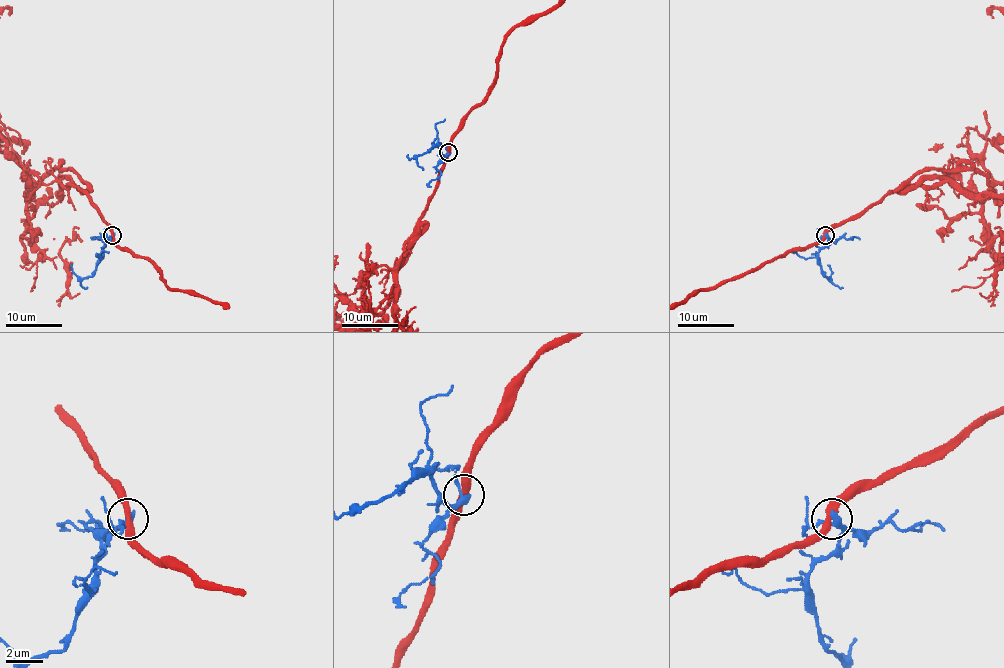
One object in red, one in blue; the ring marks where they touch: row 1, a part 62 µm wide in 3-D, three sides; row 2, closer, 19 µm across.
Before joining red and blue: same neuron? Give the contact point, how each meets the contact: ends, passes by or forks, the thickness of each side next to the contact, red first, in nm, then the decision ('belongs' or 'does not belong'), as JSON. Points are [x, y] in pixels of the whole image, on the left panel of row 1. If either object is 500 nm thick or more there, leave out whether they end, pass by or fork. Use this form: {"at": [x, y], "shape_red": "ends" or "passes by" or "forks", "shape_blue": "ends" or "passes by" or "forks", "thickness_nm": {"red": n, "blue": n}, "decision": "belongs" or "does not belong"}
{"at": [112, 235], "shape_red": "passes by", "shape_blue": "passes by", "thickness_nm": {"red": 380, "blue": 320}, "decision": "does not belong"}

